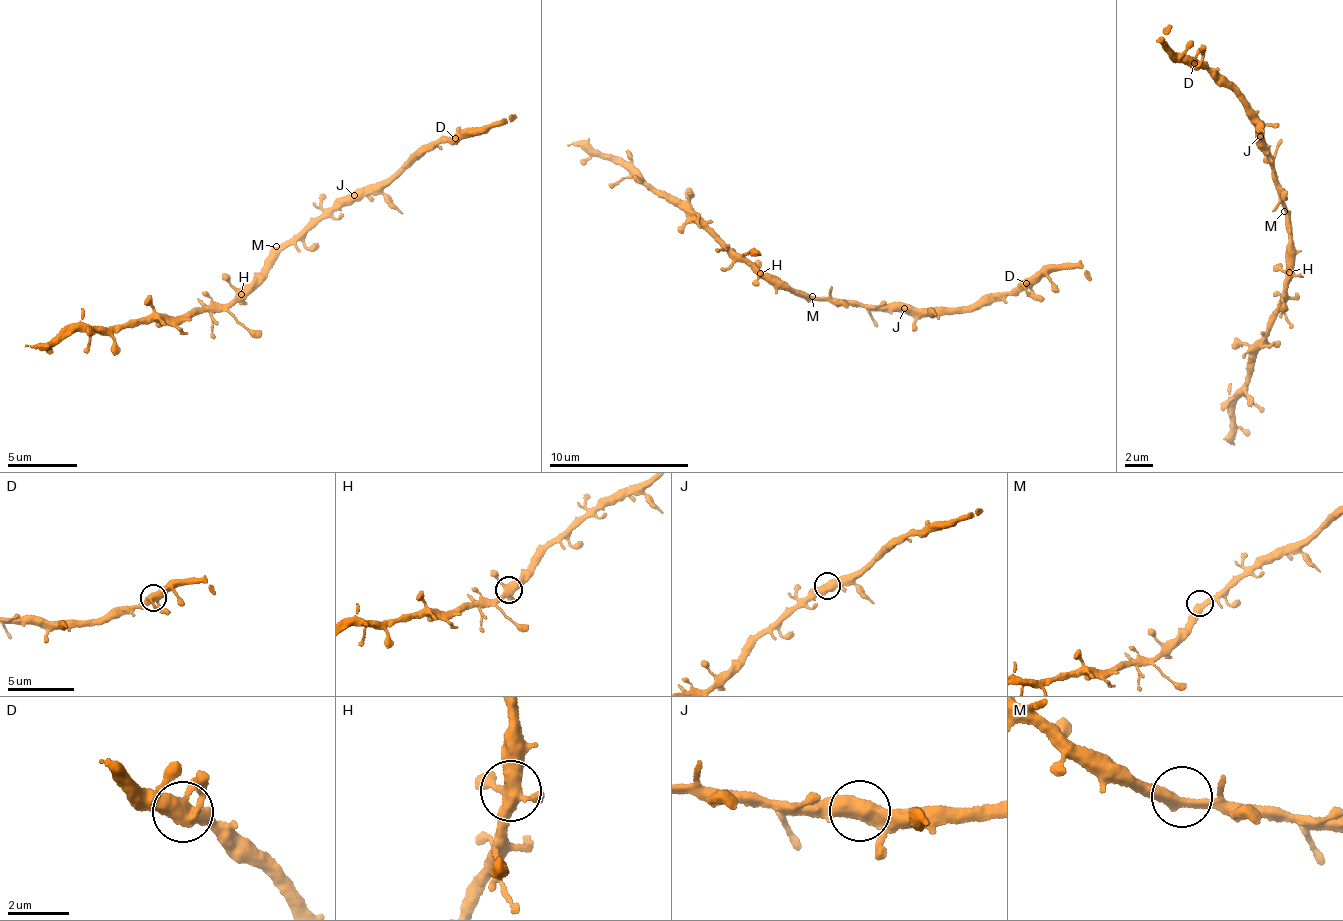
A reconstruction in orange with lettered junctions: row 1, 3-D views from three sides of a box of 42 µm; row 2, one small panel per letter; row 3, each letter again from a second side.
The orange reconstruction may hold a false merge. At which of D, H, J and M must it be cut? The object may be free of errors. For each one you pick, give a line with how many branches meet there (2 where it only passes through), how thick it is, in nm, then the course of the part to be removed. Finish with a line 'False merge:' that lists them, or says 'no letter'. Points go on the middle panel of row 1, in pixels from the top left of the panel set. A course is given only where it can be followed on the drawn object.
False merge: no letter

